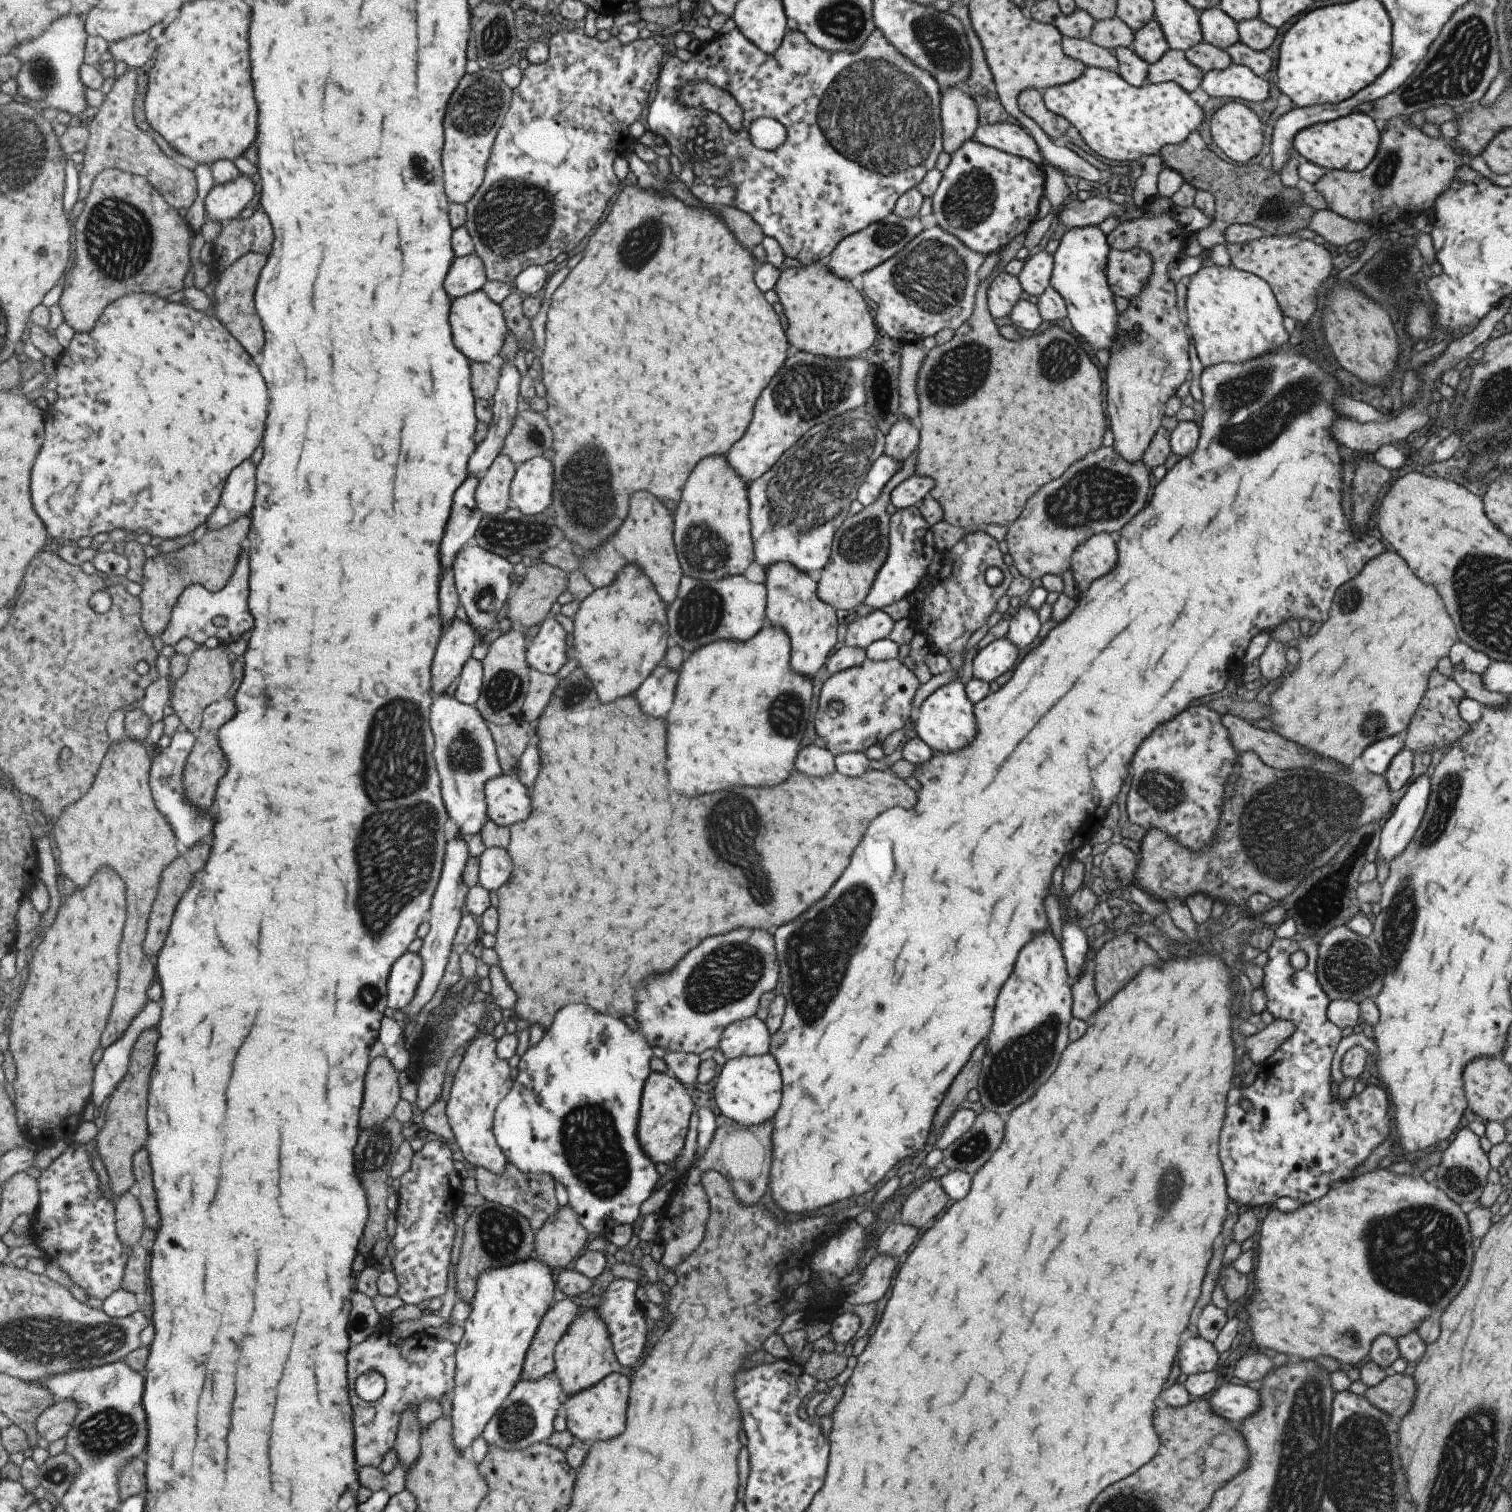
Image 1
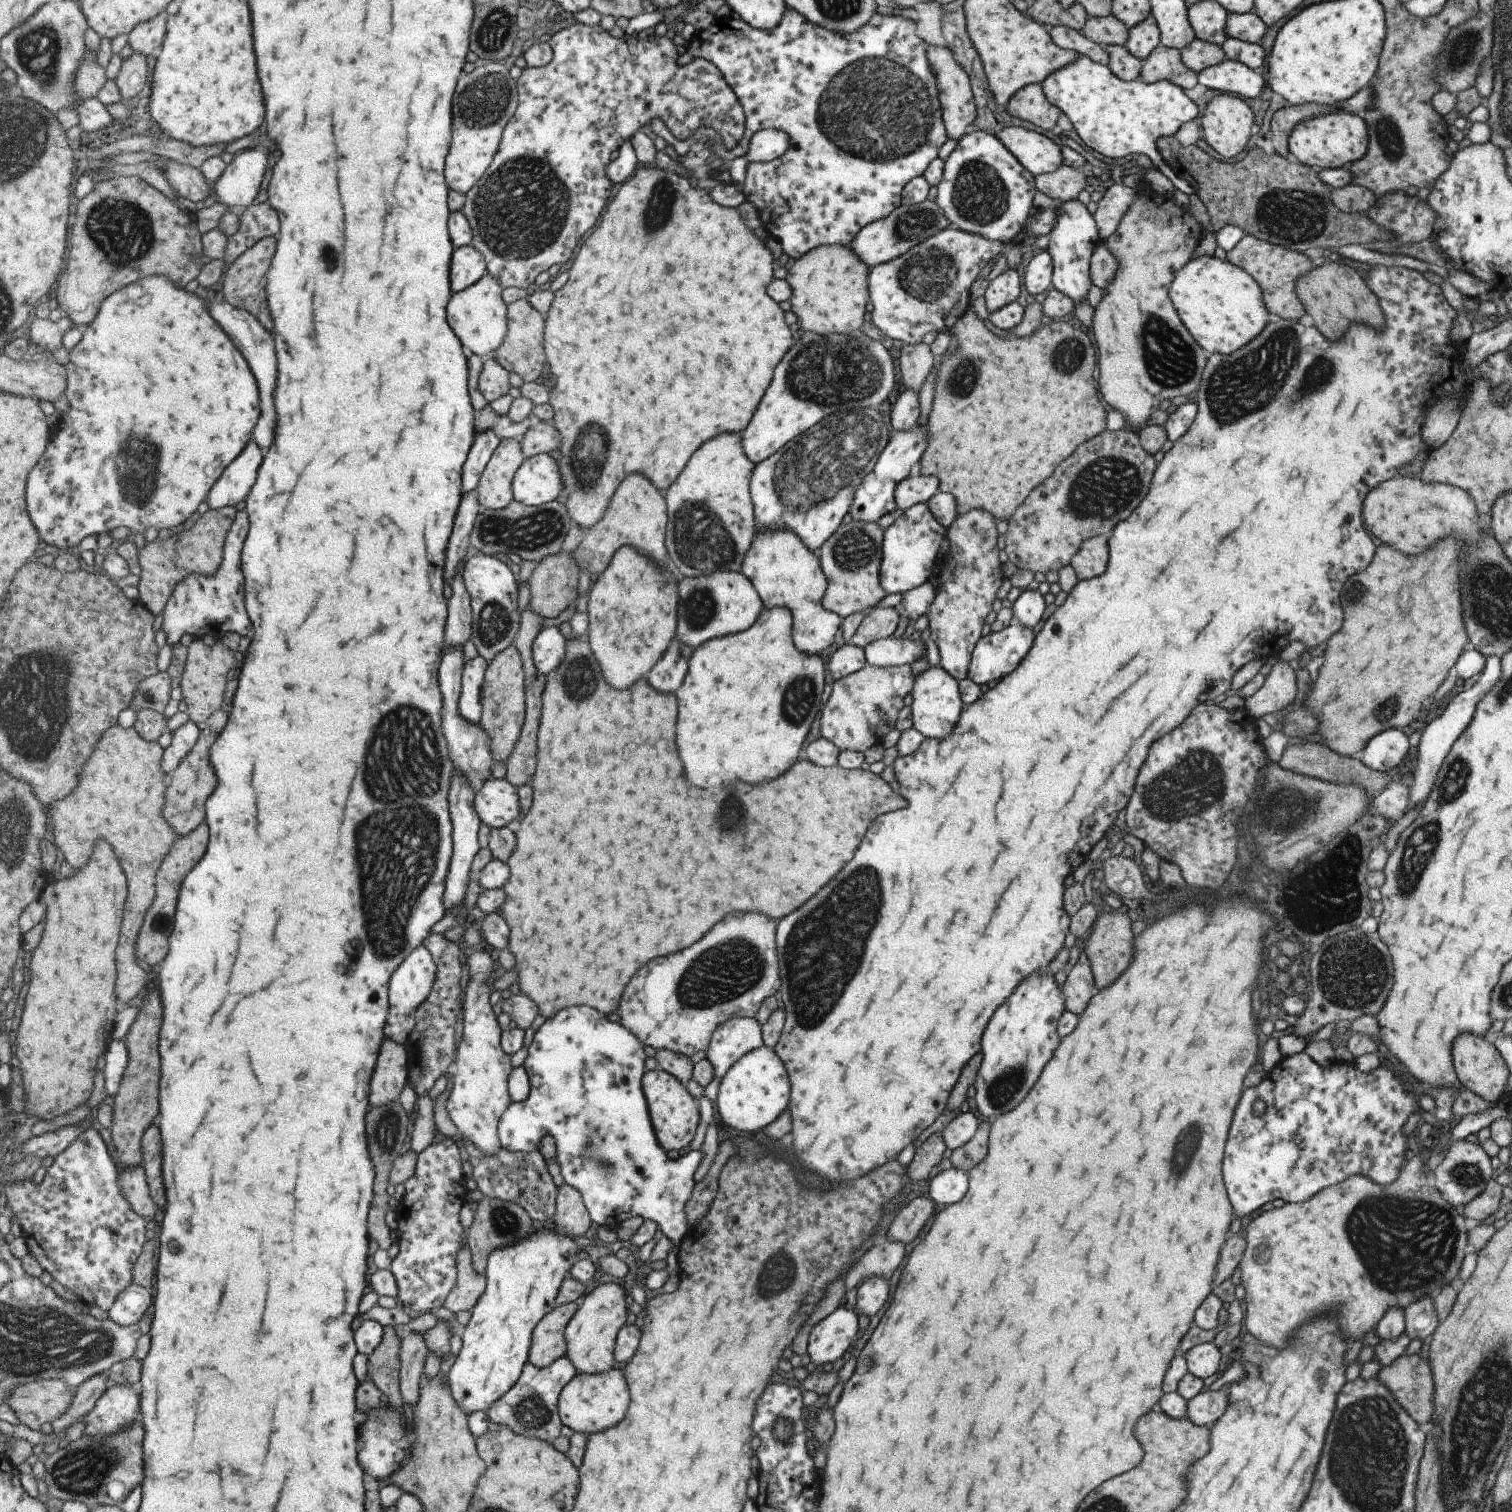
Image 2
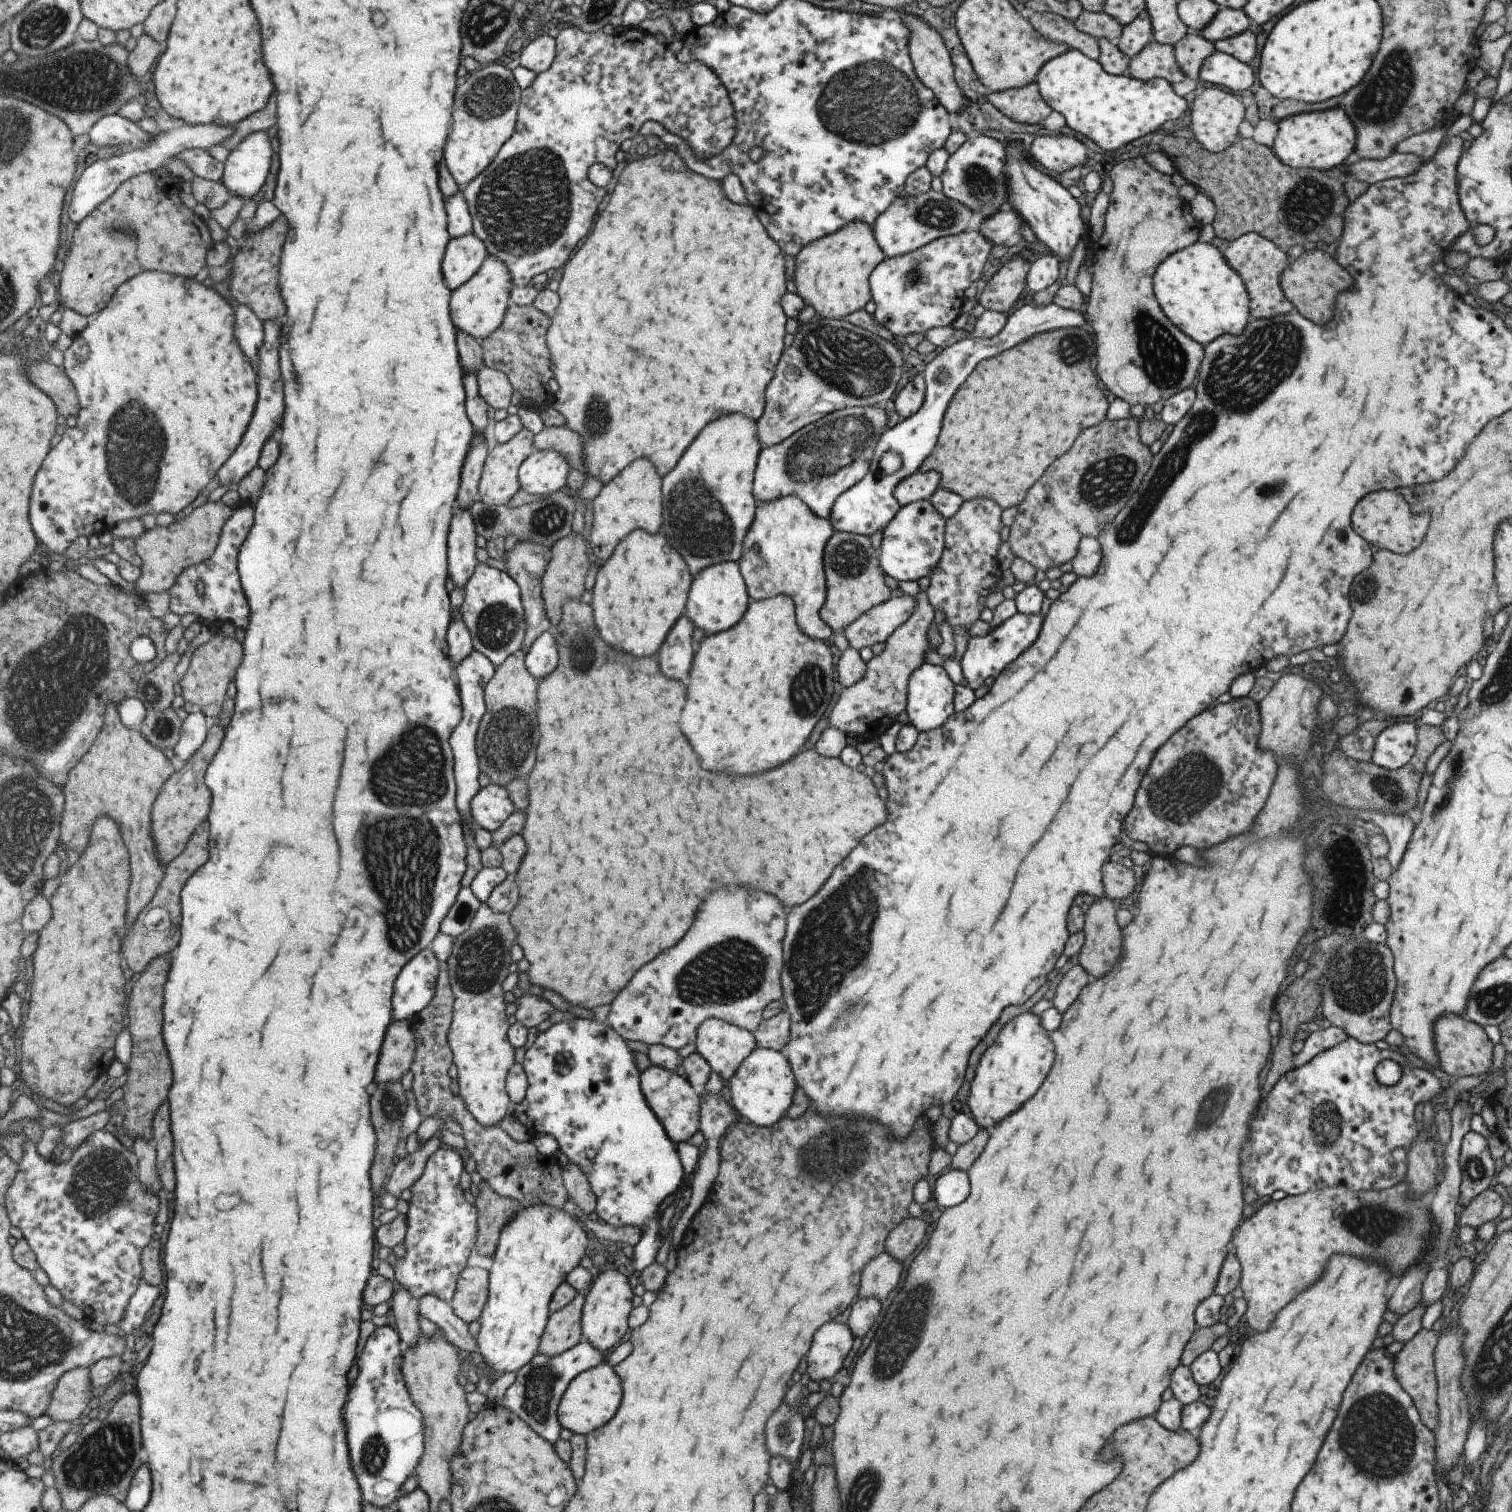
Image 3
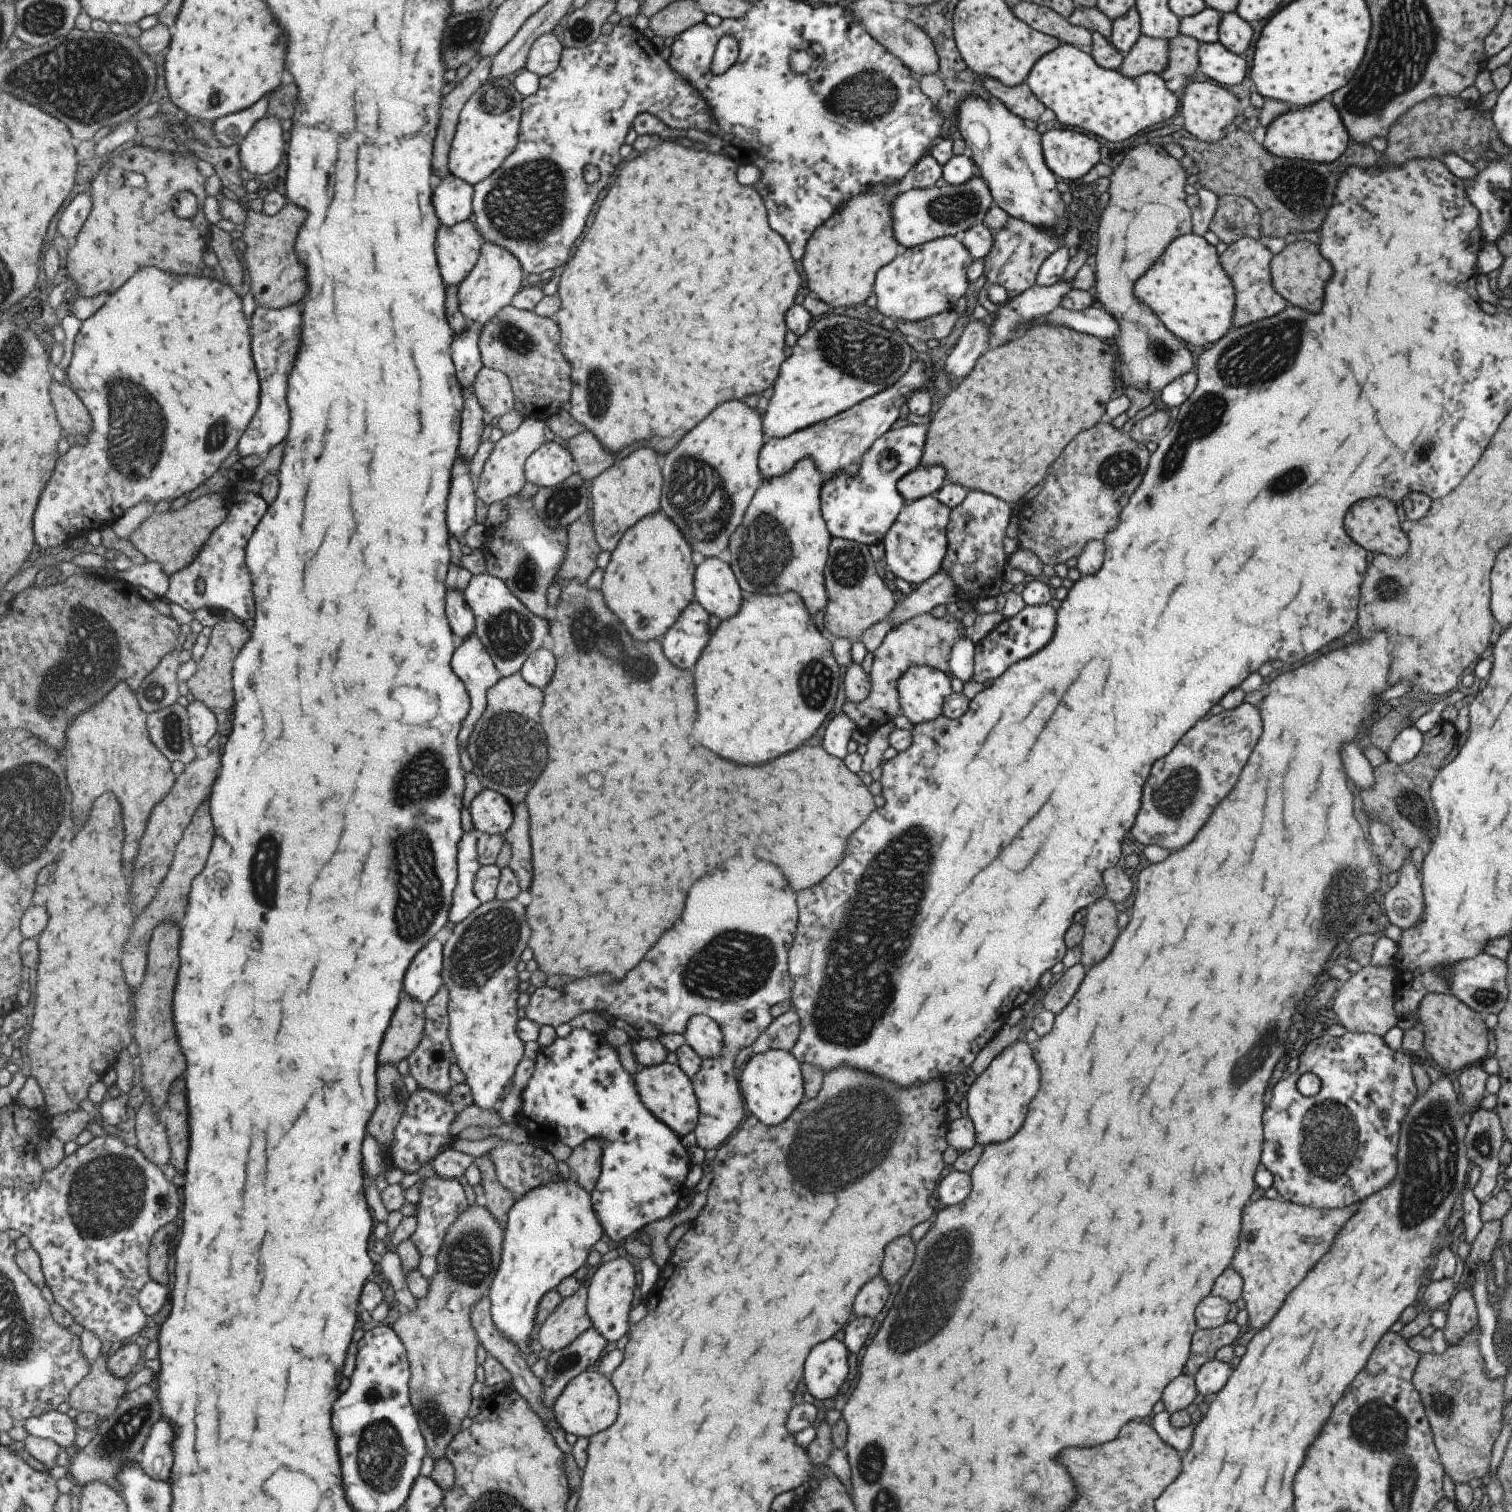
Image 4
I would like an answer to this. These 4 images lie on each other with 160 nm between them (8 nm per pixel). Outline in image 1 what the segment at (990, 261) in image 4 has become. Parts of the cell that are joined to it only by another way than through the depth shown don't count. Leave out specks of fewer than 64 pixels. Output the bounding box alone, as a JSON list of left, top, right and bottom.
[986,271,1021,318]

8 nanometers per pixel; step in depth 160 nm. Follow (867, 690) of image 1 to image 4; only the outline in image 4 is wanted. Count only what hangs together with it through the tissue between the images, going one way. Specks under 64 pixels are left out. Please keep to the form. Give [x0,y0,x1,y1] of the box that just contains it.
[841,612,968,734]

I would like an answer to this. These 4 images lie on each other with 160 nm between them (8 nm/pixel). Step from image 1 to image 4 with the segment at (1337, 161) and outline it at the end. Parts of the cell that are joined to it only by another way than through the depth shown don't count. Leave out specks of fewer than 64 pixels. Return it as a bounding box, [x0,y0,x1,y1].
[1261,98,1348,163]

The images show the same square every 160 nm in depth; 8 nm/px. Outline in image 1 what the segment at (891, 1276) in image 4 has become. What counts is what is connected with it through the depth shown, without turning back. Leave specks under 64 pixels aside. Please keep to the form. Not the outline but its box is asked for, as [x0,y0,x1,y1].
[897,1178,947,1228]

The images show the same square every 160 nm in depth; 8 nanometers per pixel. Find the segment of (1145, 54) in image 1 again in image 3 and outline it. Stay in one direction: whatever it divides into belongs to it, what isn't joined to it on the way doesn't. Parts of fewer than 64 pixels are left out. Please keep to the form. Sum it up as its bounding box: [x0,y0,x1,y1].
[1116,8,1152,57]

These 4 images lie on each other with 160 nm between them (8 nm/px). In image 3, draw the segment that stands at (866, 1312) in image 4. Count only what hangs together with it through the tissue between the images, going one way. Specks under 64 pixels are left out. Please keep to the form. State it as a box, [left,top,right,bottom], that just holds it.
[859,1253,901,1300]

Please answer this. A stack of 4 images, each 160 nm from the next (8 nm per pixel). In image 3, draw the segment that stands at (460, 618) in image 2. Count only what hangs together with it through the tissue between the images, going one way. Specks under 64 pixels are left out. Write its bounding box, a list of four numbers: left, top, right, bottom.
[449,509,480,587]

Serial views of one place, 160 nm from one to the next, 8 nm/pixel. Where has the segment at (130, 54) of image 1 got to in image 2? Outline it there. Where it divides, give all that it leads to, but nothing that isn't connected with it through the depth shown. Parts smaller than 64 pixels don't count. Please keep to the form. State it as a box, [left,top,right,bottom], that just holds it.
[127,11,170,56]

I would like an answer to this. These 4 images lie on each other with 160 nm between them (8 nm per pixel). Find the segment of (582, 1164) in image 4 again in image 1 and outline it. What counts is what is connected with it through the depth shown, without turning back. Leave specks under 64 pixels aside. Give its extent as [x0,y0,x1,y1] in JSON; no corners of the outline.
[535,1205,589,1269]

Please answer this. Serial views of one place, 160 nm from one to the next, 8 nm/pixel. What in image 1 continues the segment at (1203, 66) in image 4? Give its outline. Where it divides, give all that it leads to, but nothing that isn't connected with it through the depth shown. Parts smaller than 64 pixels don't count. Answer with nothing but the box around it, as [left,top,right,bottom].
[1200,63,1267,102]

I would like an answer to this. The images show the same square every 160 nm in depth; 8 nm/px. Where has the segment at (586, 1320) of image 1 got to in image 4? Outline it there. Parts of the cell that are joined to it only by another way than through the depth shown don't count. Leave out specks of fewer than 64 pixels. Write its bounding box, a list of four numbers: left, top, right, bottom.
[589,1256,635,1342]

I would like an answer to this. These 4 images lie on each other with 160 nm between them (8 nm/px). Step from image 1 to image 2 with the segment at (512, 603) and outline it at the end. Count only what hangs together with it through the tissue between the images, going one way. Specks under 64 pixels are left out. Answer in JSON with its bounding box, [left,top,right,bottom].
[529,552,580,618]

